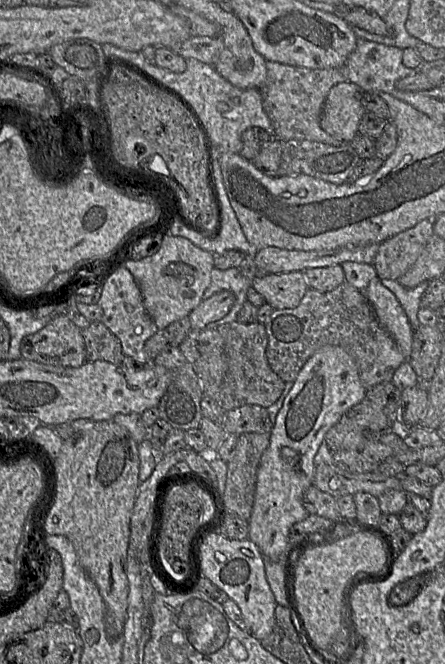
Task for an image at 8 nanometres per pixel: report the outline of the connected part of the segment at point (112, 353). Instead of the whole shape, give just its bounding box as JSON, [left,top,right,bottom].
[82,321,124,364]

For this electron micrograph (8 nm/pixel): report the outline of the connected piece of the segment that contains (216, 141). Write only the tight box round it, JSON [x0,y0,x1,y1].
[101,43,273,153]

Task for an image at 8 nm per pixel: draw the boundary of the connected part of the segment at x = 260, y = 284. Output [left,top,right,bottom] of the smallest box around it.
[251,271,309,309]

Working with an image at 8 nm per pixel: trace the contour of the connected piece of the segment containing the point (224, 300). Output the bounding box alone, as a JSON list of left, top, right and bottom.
[188,290,234,330]

